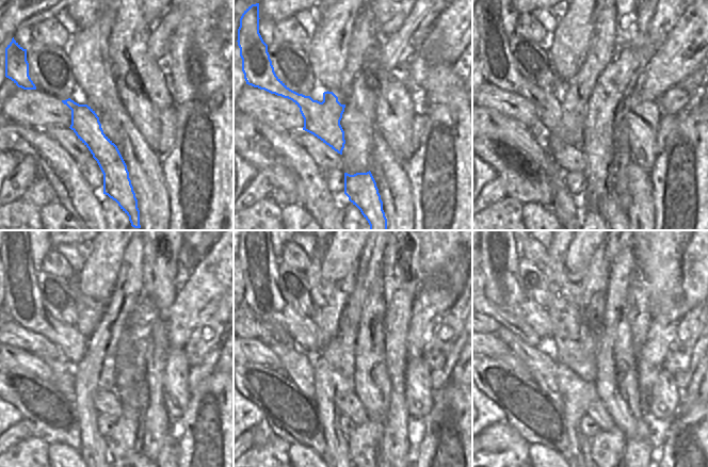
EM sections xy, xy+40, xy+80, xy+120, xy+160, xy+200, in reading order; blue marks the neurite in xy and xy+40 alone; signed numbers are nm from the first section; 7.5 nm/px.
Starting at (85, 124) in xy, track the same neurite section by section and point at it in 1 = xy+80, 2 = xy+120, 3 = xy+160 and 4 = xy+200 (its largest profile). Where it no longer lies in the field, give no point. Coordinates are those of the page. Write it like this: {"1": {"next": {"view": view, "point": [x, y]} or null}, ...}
{"1": {"next": {"view": "xy+80", "point": [563, 116]}}, "2": {"next": {"view": "xy+120", "point": [21, 303]}}, "3": {"next": {"view": "xy+160", "point": [259, 264]}}, "4": {"next": {"view": "xy+200", "point": [498, 257]}}}

